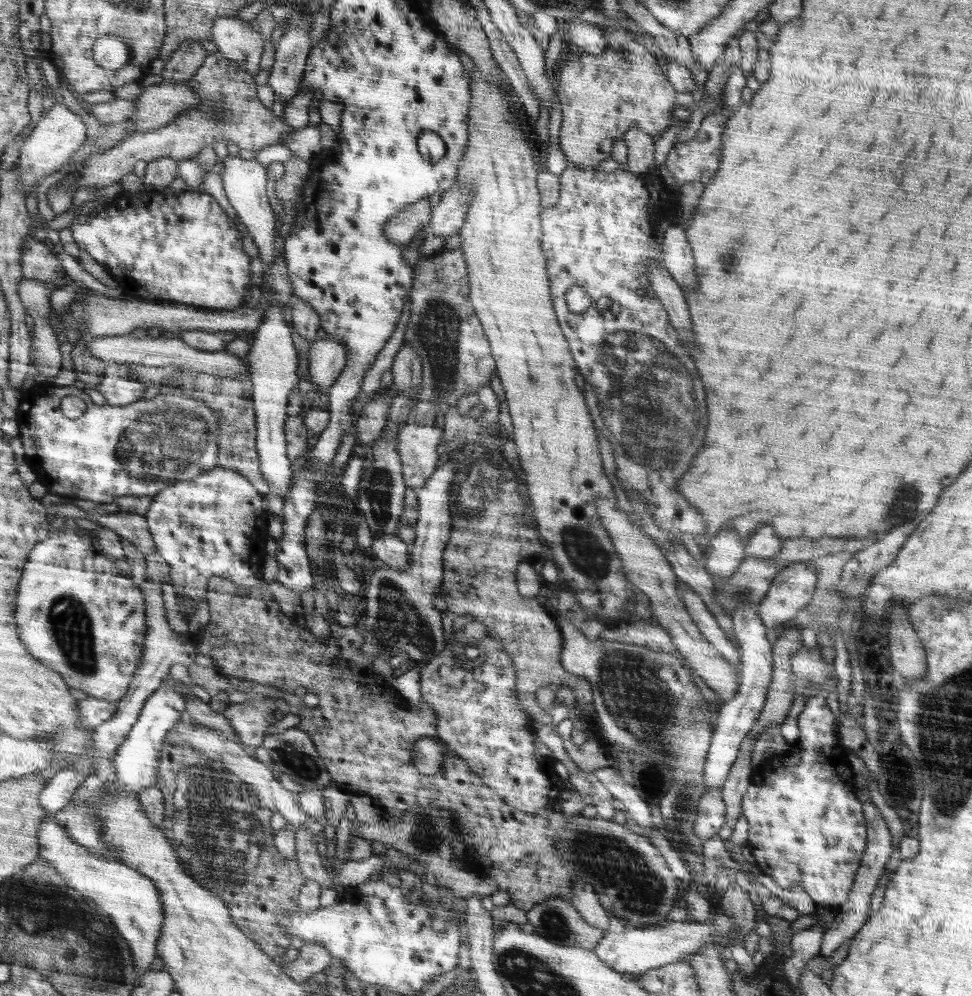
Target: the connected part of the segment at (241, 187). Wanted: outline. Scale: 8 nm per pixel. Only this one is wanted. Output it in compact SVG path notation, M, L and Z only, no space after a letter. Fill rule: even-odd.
M238 154L230 155L225 162L225 170L221 176L229 201L236 210L240 222L248 229L248 234L252 237L254 244L258 246L262 264L269 266L271 262L275 261L276 256L274 255L275 212L272 210L268 194L266 194L267 168L262 167L262 164L254 159L242 160Z

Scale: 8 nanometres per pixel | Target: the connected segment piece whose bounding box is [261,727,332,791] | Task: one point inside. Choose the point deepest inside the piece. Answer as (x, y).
(293, 752)

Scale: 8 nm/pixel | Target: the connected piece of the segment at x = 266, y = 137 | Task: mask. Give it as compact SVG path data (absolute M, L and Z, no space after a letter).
M222 52L210 53L198 74L186 82L201 94L201 104L181 114L178 120L164 128L128 136L103 153L96 150L91 154L92 160L84 170L84 176L78 180L78 189L96 187L100 192L107 186L120 183L124 176L134 171L140 160L152 163L160 158L171 157L182 162L197 158L208 147L215 148L218 141L233 142L242 150L254 152L270 145L282 145L280 136L286 136L296 128L278 120L266 106L260 104L252 77L248 71L242 70L242 64L238 66L235 60L226 58Z

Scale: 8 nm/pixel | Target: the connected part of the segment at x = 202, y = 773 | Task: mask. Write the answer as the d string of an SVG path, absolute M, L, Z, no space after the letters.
M172 730L167 736L163 748L163 760L160 765L160 785L167 799L166 818L163 829L168 835L180 862L188 872L208 890L222 896L231 907L236 926L240 927L273 959L284 956L290 947L290 935L284 932L284 926L279 922L280 917L298 909L300 888L306 882L306 876L300 872L296 859L284 856L274 848L272 838L274 832L264 822L264 838L260 840L258 828L262 828L260 818L272 816L268 807L260 806L260 799L254 789L236 777L234 772L220 760L213 759L204 751L199 751L189 743L178 731Z

